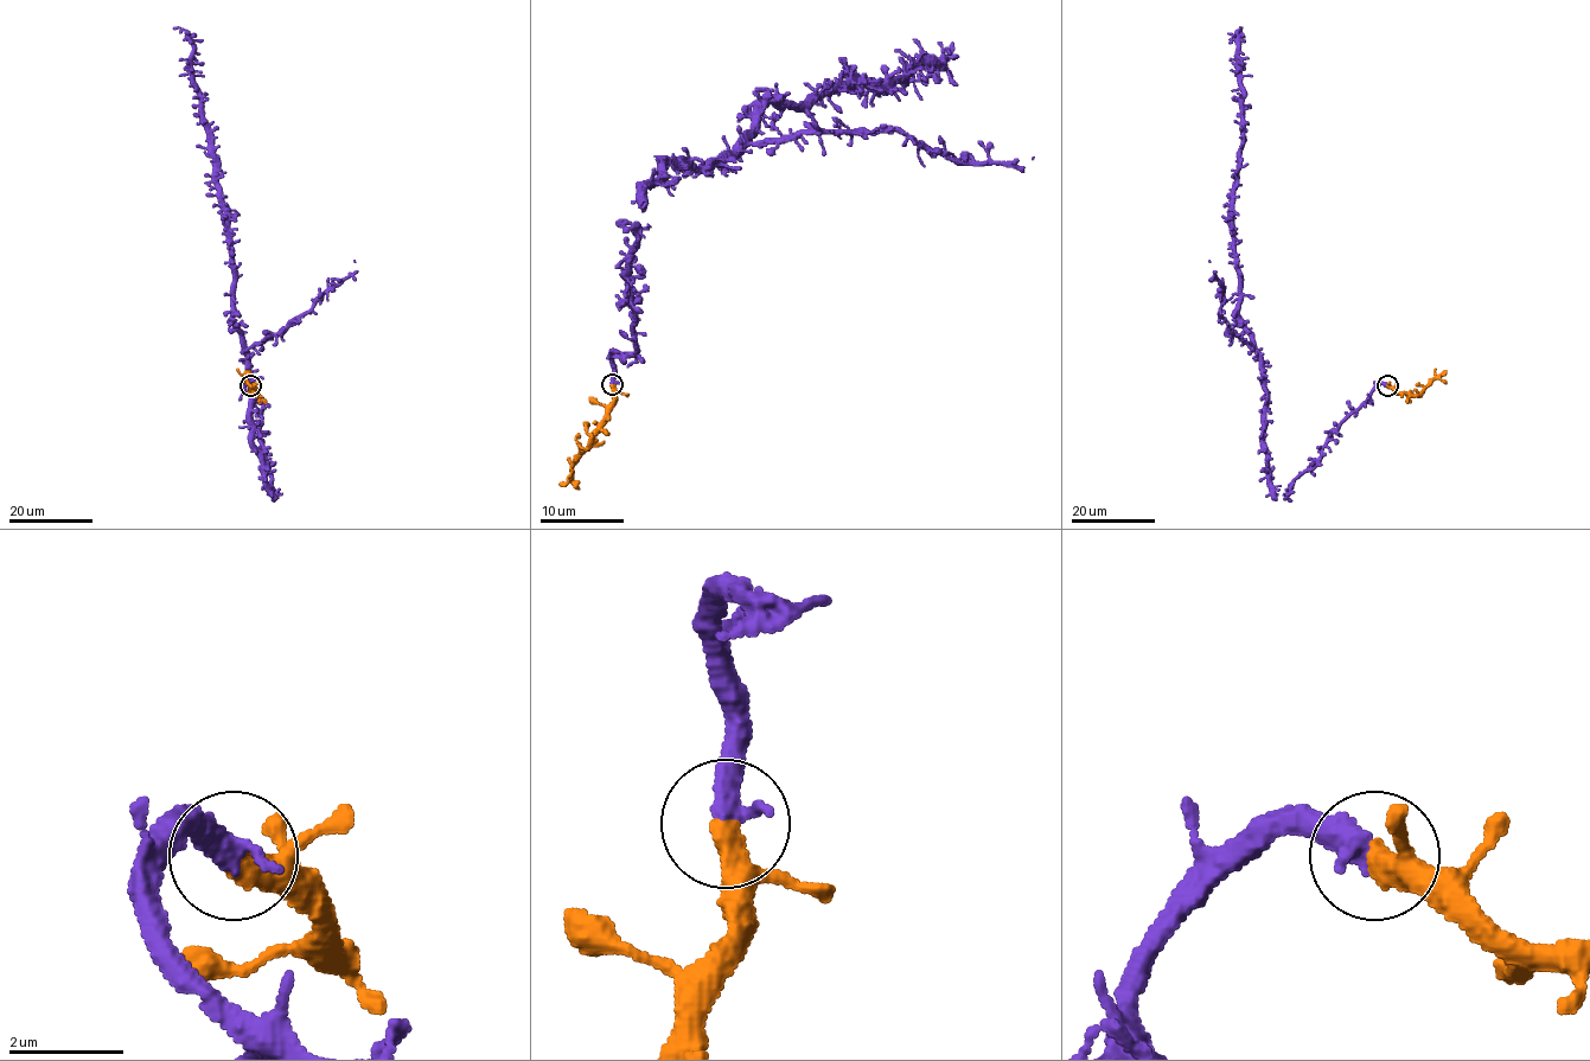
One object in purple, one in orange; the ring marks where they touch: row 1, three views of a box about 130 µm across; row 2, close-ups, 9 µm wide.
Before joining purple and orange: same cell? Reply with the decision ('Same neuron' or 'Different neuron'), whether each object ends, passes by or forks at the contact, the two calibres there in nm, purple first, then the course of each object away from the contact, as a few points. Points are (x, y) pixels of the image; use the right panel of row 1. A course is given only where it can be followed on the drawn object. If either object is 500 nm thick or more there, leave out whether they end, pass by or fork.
Same neuron. At the ring purple ends. At the ring orange passes by. Thickness 460 nm (purple) against 320 nm. Course of purple: (1387, 385), (1277, 499), (1263, 357), (1239, 318), (1243, 27). Course of orange: (1387, 385), (1417, 395), (1445, 370)

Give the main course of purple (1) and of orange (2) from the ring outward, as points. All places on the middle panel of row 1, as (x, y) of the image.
1: (613, 384), (613, 351), (634, 349), (623, 277), (661, 163), (734, 159), (762, 104), (946, 64), (924, 56)
2: (613, 384), (614, 398), (607, 421), (587, 448), (580, 451), (573, 467), (572, 478), (580, 489)

